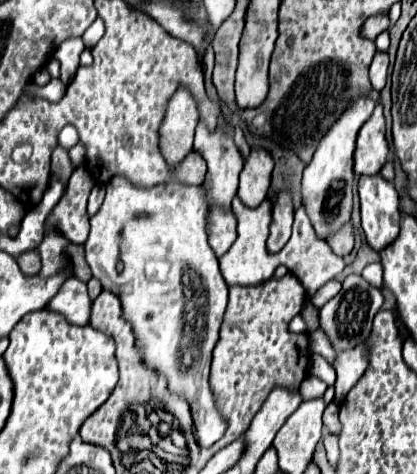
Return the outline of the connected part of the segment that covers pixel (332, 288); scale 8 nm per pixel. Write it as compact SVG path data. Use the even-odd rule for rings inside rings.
M331 279L329 283L325 283L325 285L311 297L311 303L313 303L315 307L323 307L323 305L325 305L331 297L335 297L339 291L341 291L341 283L335 281L335 279Z

